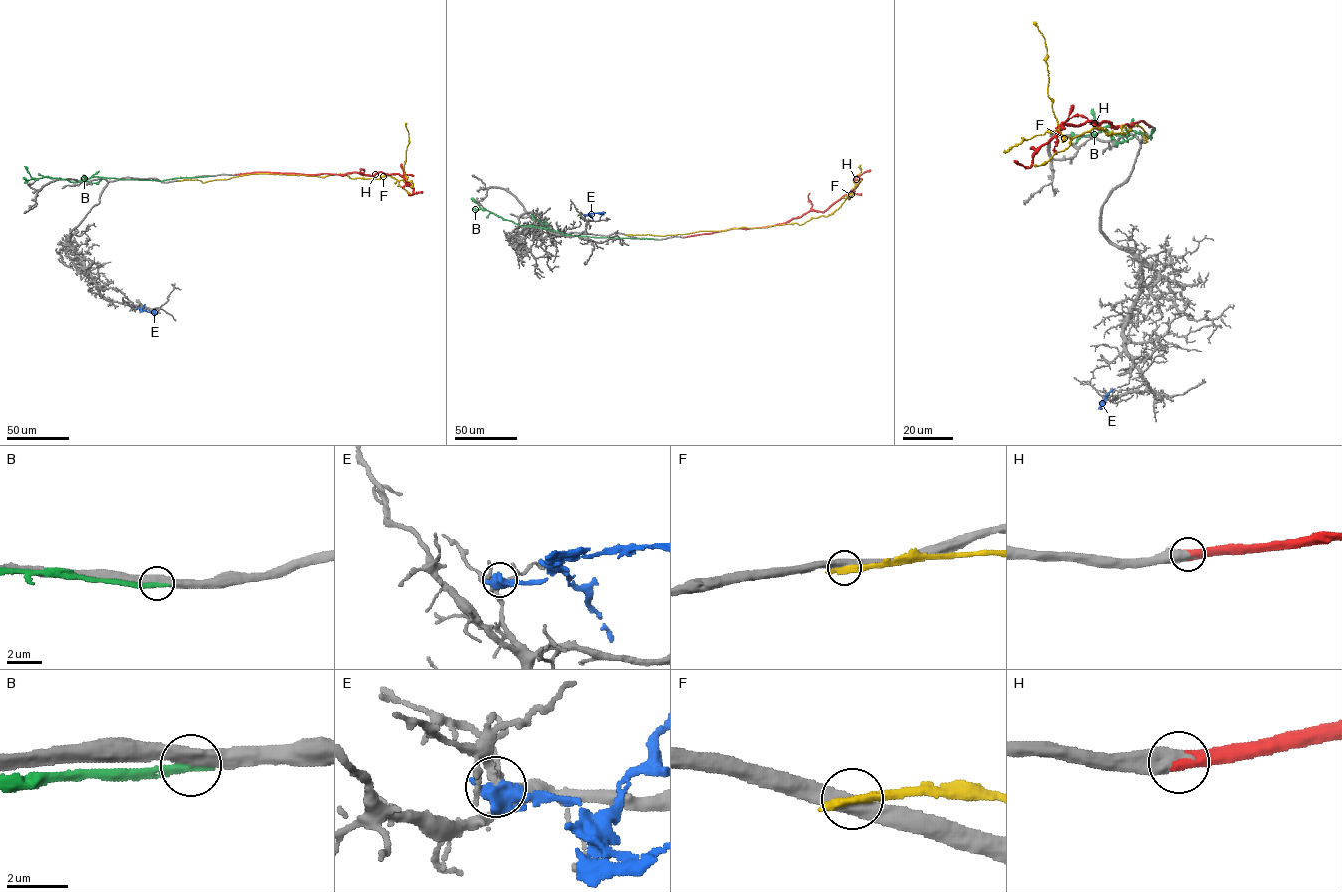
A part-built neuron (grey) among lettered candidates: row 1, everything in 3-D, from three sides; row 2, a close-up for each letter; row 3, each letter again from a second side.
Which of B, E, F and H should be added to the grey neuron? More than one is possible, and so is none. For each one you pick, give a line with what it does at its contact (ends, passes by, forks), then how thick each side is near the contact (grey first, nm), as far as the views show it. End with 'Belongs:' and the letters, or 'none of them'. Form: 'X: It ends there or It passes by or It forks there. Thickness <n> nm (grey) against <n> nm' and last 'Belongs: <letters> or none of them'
H: It ends there. Thickness 550 nm (grey) against 600 nm
Belongs: H

